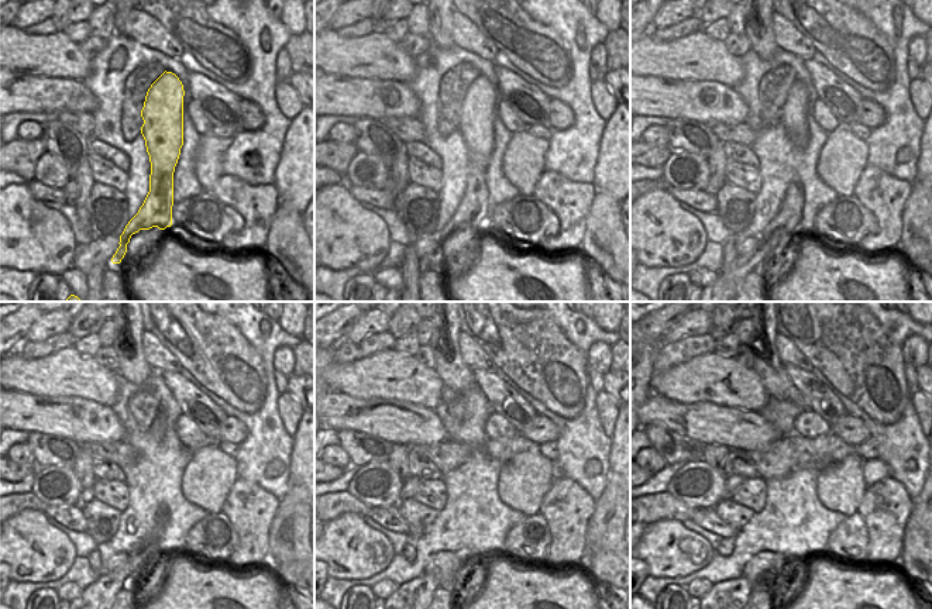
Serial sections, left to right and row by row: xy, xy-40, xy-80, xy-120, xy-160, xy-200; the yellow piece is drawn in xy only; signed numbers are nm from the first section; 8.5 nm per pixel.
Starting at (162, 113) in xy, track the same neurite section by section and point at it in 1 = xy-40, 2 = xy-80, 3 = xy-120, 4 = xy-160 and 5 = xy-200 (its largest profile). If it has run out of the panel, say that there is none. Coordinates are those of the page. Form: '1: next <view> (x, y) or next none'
1: next xy-40 (477, 112)
2: next xy-80 (788, 217)
3: next xy-120 (105, 588)
4: next xy-160 (420, 588)
5: next xy-200 (739, 588)

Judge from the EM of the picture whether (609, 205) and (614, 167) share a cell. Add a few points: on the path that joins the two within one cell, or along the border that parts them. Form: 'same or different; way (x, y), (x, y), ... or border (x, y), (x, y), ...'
different; border (597, 189), (606, 191), (615, 199)

